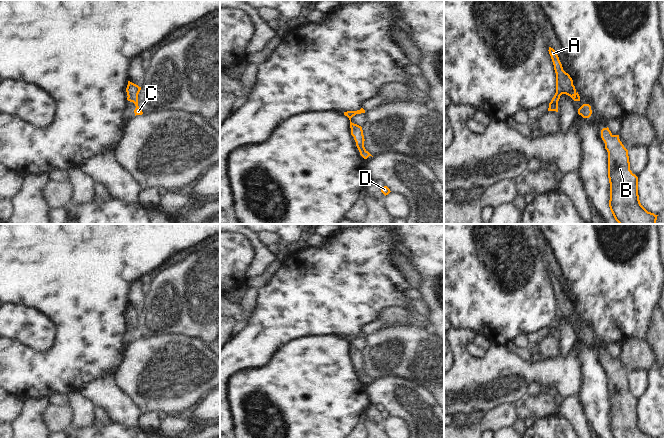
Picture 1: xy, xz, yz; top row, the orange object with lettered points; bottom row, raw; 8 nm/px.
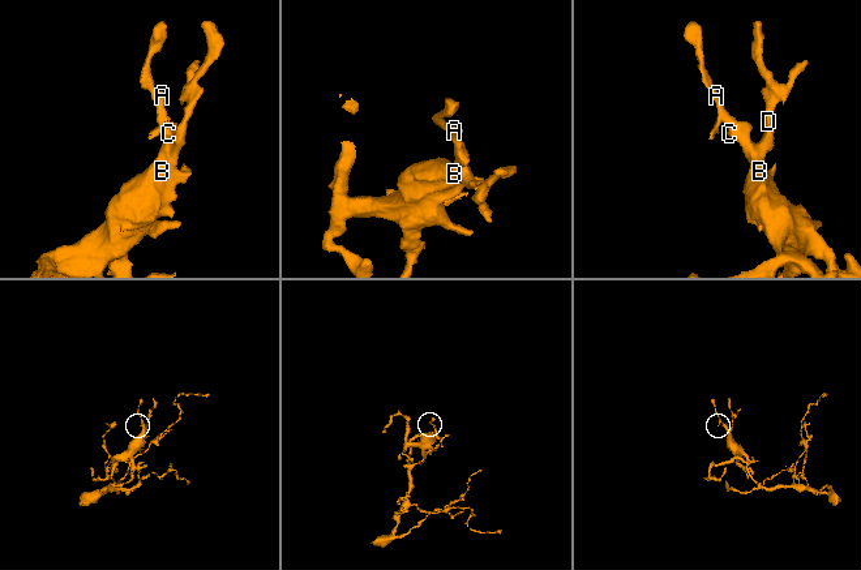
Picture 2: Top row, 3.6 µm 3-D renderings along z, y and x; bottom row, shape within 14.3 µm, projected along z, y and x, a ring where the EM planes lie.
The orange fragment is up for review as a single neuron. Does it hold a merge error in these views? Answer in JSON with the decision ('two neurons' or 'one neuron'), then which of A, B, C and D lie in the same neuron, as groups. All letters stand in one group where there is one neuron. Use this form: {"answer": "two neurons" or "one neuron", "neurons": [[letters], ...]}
{"answer": "one neuron", "neurons": [["A", "B", "C", "D"]]}

